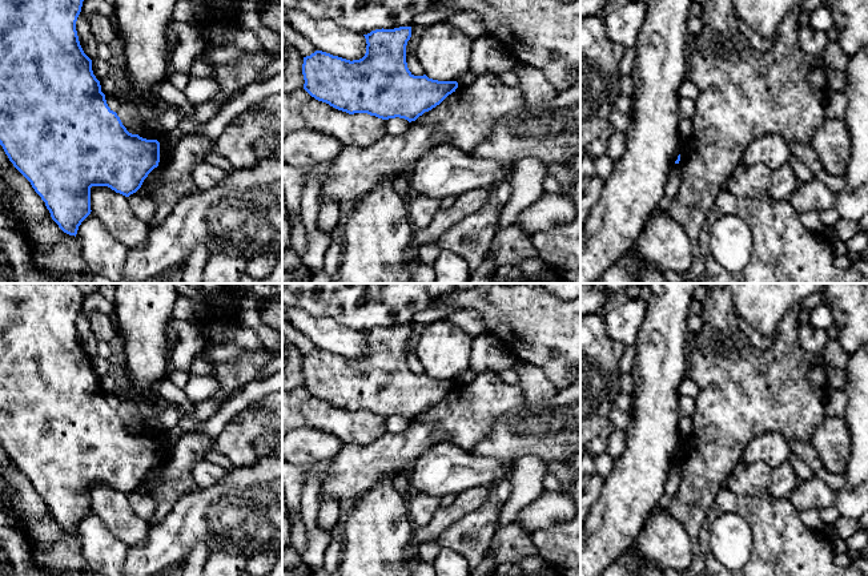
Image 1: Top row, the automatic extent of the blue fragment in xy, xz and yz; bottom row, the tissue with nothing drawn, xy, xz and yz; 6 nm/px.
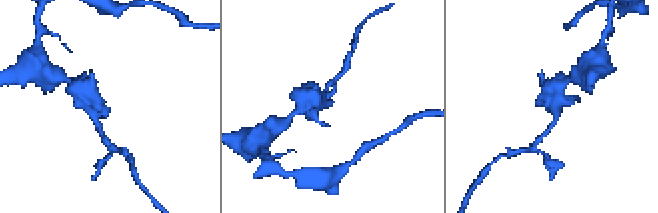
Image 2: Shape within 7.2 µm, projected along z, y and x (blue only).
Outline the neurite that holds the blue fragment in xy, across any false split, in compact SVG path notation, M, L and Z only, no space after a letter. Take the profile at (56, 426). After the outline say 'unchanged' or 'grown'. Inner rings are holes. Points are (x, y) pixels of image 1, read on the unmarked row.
M0 283L0 443L13 464L31 480L45 500L52 517L64 531L75 535L81 520L92 509L92 484L108 484L116 491L129 495L141 486L144 478L160 460L160 440L129 431L117 411L107 402L100 379L93 372L92 358L84 351L76 329L83 299L83 293L73 283Z; unchanged

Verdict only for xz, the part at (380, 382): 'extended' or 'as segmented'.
as segmented

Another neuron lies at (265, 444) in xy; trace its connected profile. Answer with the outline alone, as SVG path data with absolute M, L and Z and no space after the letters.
M282 432L262 435L256 442L256 454L258 458L273 454L276 444L282 439Z

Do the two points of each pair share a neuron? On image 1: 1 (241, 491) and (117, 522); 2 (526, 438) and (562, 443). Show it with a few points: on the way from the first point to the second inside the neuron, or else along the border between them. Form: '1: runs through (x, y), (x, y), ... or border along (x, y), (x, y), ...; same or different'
1: border along (151, 524), (147, 539), (141, 544), (129, 548); different
2: runs through (535, 438), (553, 438); same

